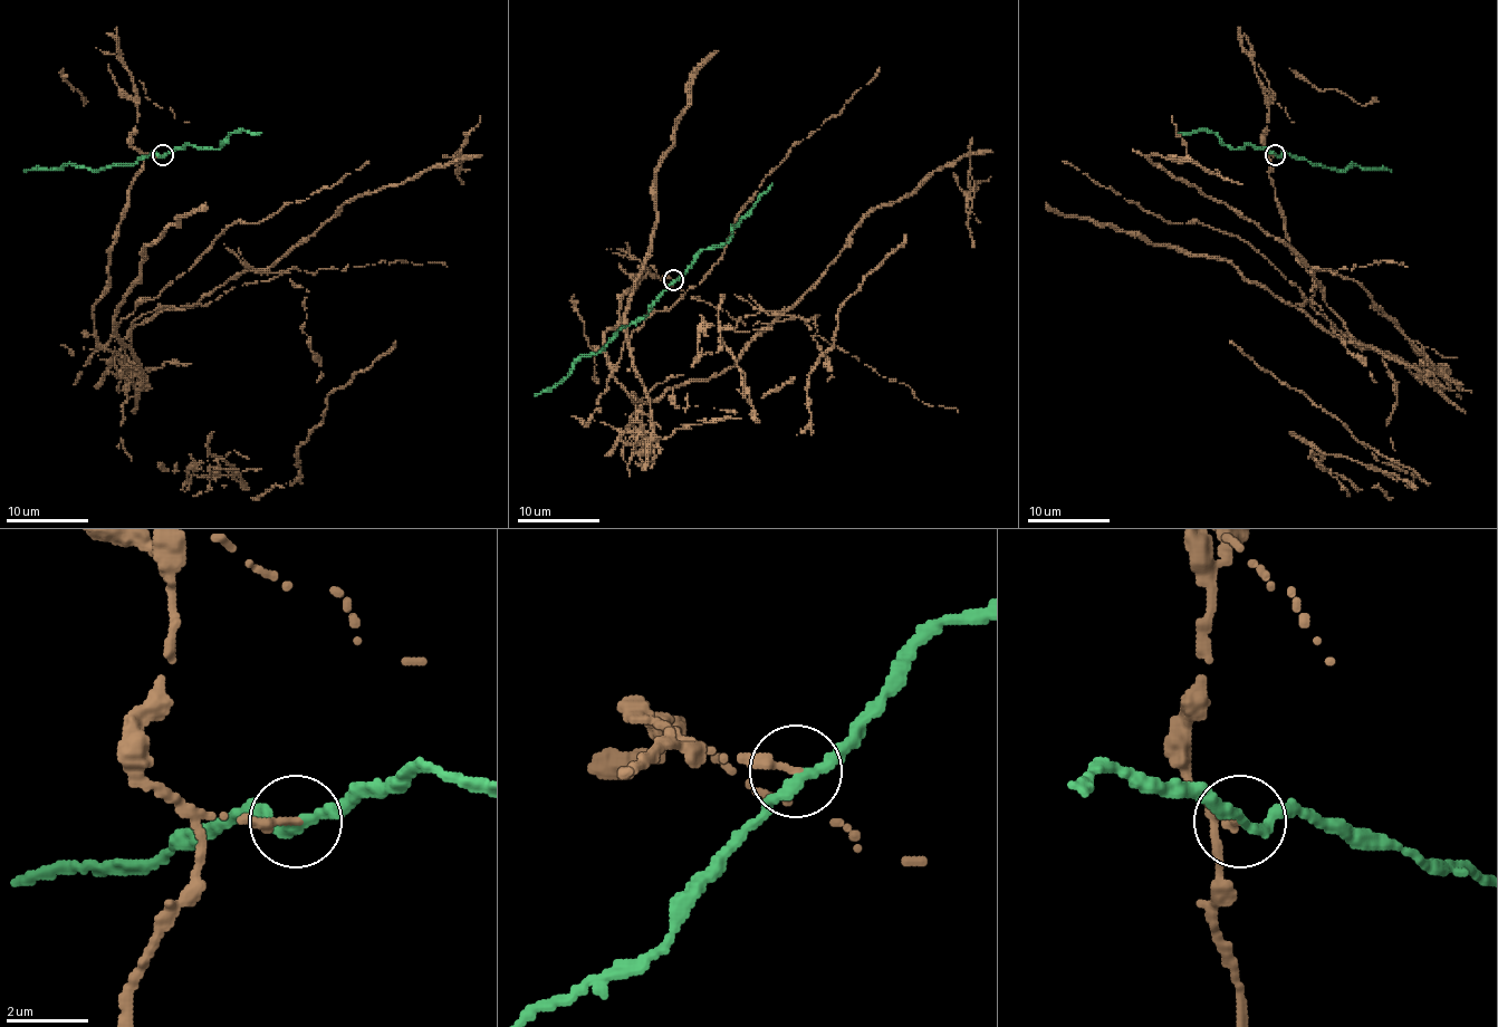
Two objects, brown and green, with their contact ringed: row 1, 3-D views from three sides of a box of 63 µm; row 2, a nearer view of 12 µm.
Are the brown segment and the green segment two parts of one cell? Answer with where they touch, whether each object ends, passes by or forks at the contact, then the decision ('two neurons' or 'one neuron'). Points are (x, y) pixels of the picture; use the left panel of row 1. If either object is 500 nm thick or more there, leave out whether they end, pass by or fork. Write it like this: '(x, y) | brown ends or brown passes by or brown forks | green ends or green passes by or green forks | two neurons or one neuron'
(163, 154) | brown ends | green passes by | two neurons

